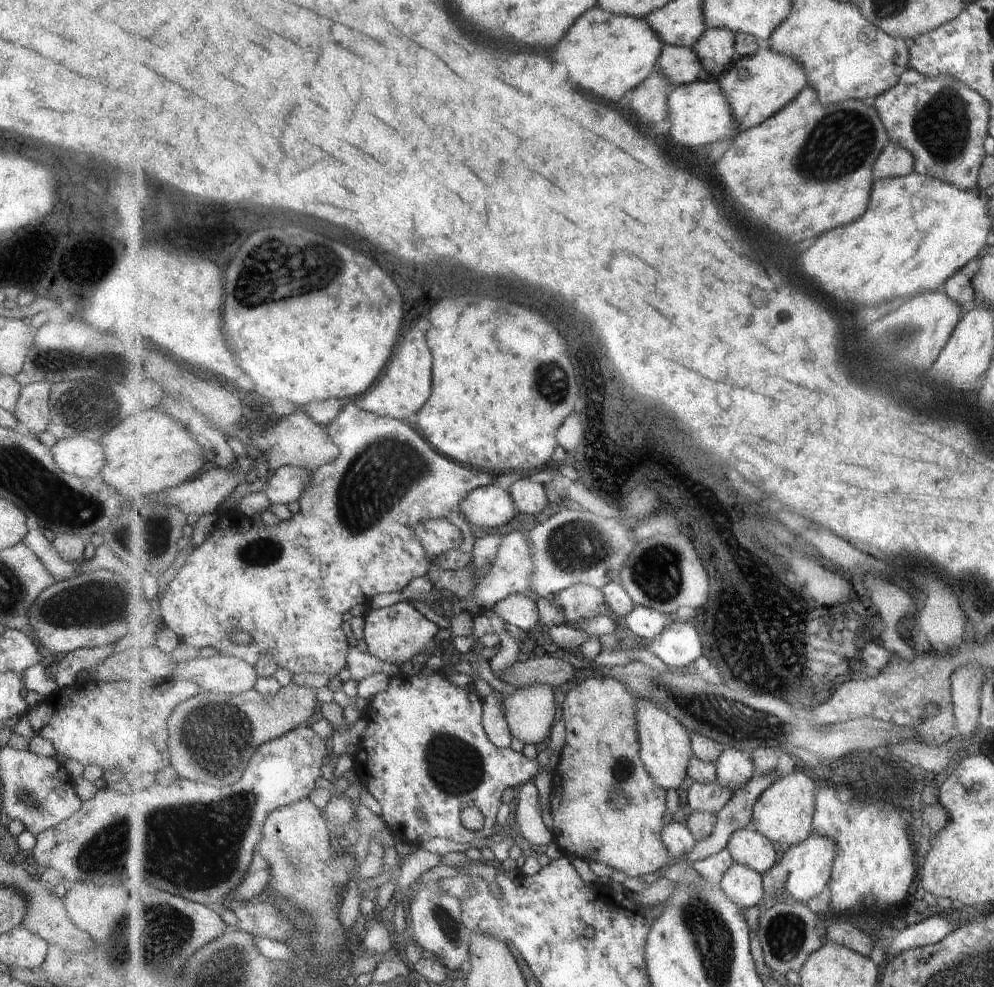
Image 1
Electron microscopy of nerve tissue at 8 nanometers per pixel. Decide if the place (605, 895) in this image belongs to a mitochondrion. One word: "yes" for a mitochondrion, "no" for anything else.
no

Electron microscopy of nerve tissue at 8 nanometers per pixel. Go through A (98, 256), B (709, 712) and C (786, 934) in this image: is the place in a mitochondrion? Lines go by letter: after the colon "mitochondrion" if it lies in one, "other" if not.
A: other
B: mitochondrion
C: mitochondrion

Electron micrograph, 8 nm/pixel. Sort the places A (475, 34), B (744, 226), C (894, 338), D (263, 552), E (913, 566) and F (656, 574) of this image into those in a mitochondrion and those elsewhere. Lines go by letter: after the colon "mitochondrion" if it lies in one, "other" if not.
A: other
B: other
C: mitochondrion
D: mitochondrion
E: other
F: mitochondrion

